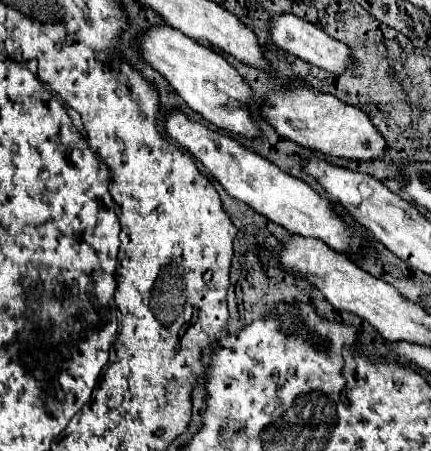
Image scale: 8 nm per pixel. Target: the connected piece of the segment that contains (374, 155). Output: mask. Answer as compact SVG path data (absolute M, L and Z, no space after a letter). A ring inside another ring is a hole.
M296 80L288 86L288 90L272 92L272 98L262 108L264 118L276 128L276 132L304 148L322 152L326 156L336 156L344 160L358 160L358 162L372 162L386 156L388 144L384 136L376 130L368 114L360 108L348 106L340 102L332 94L316 92L302 80ZM292 120L304 120L306 130L294 130Z

